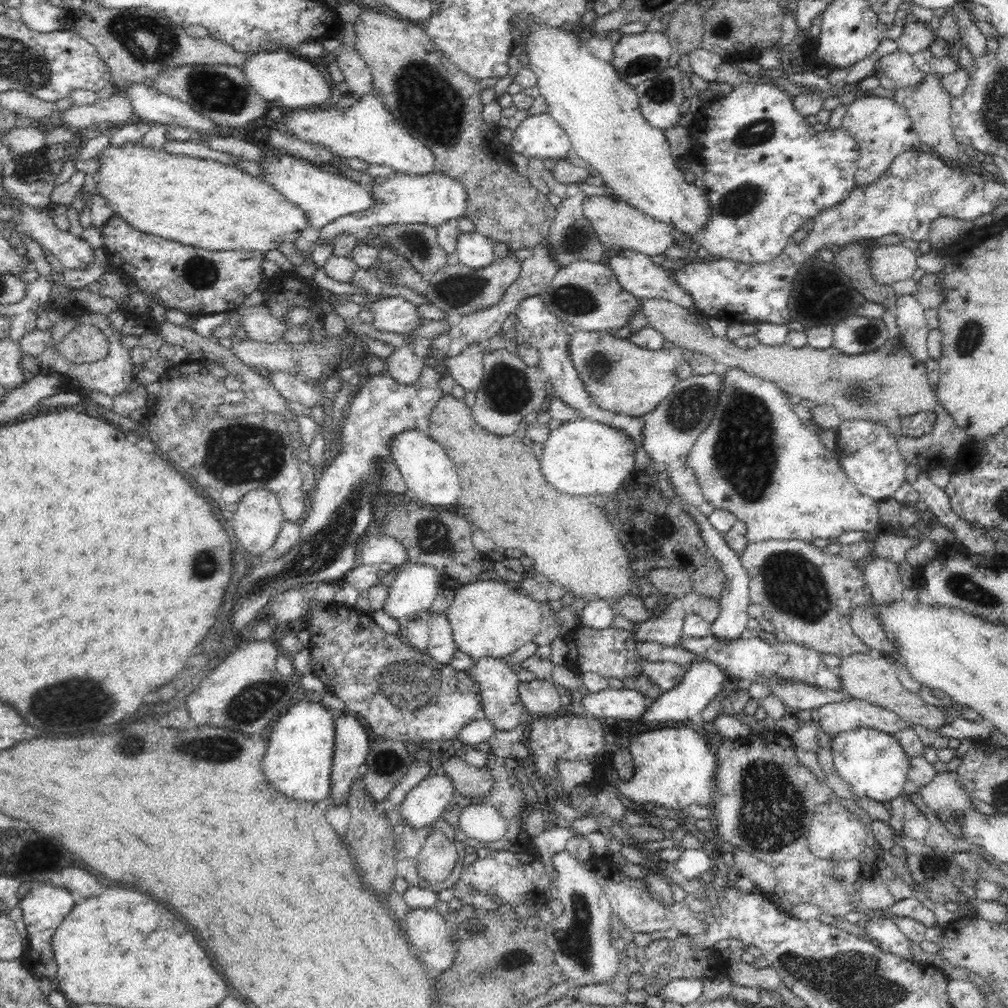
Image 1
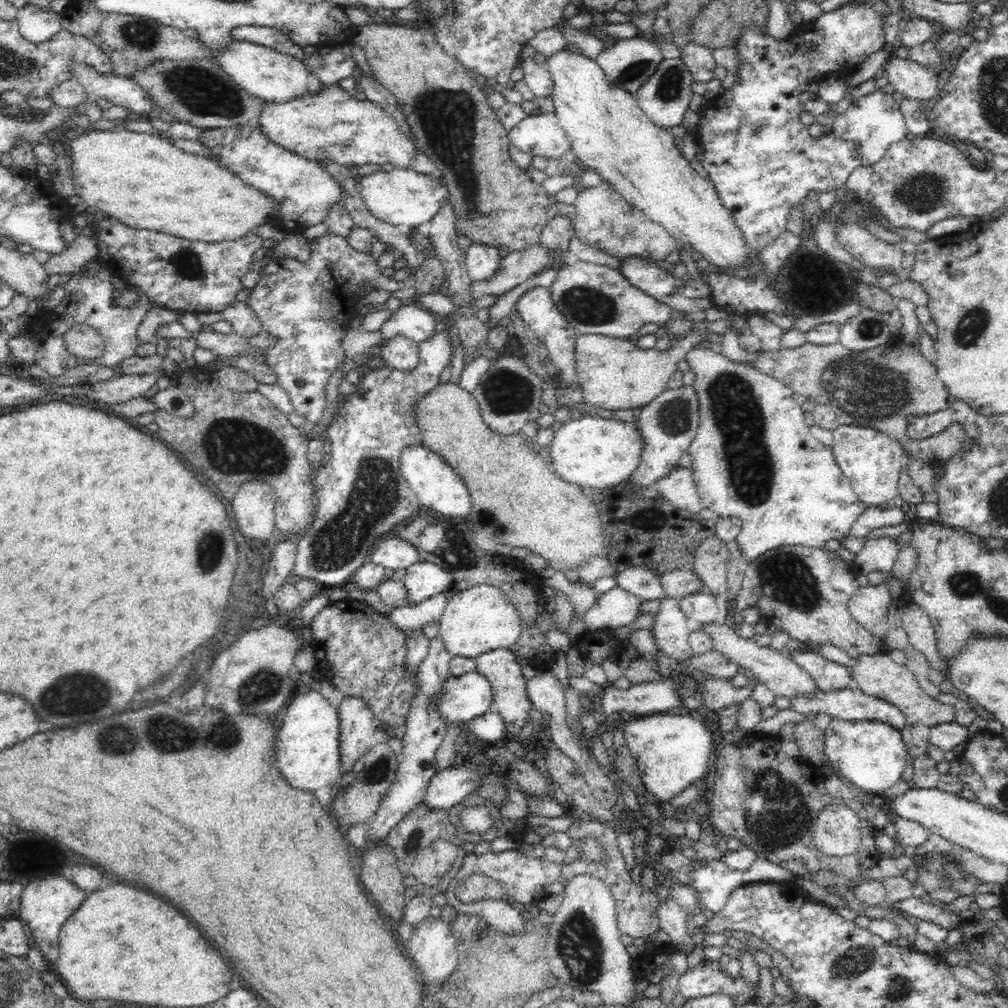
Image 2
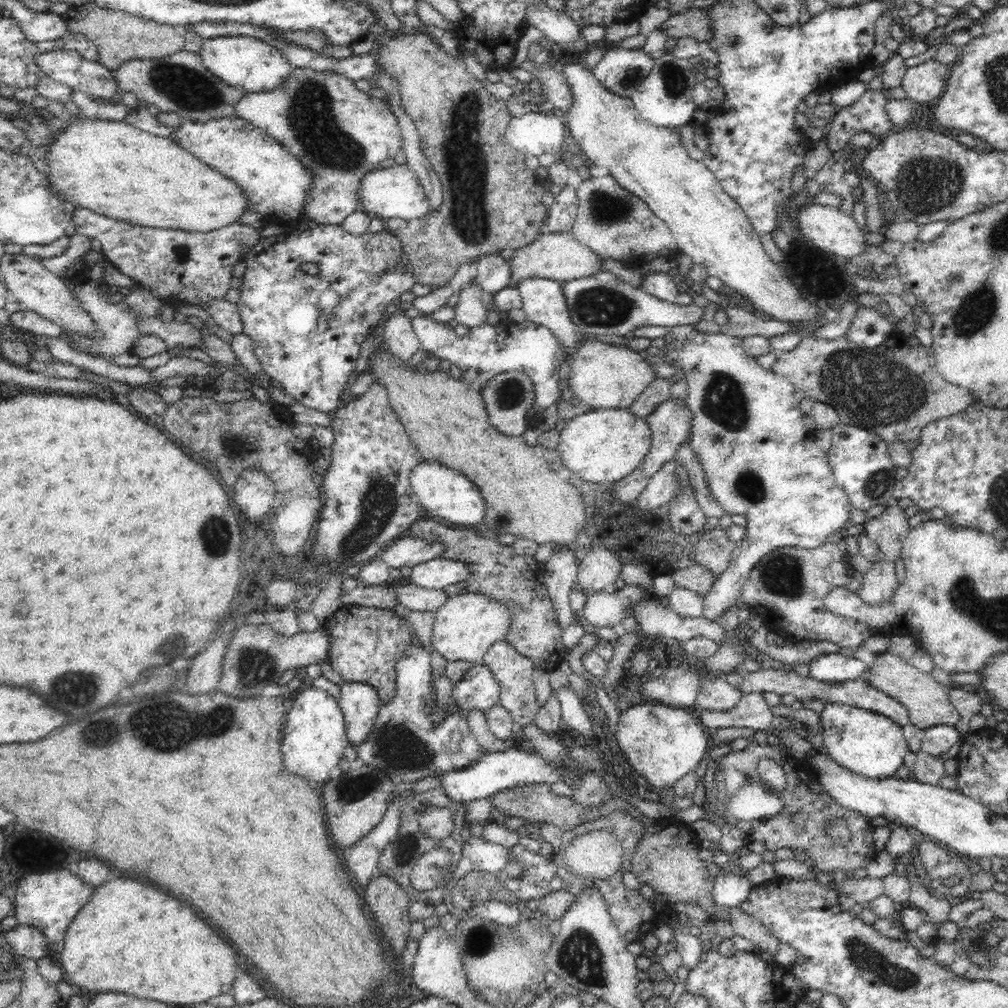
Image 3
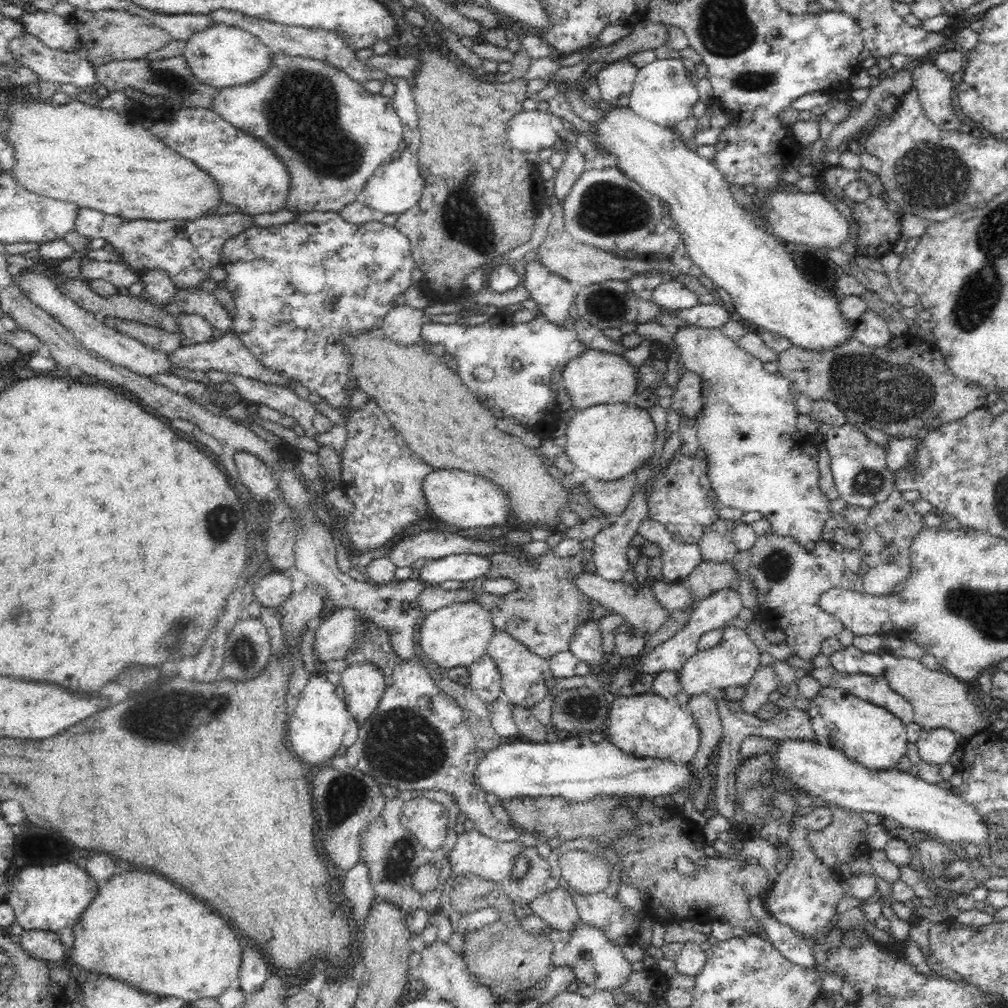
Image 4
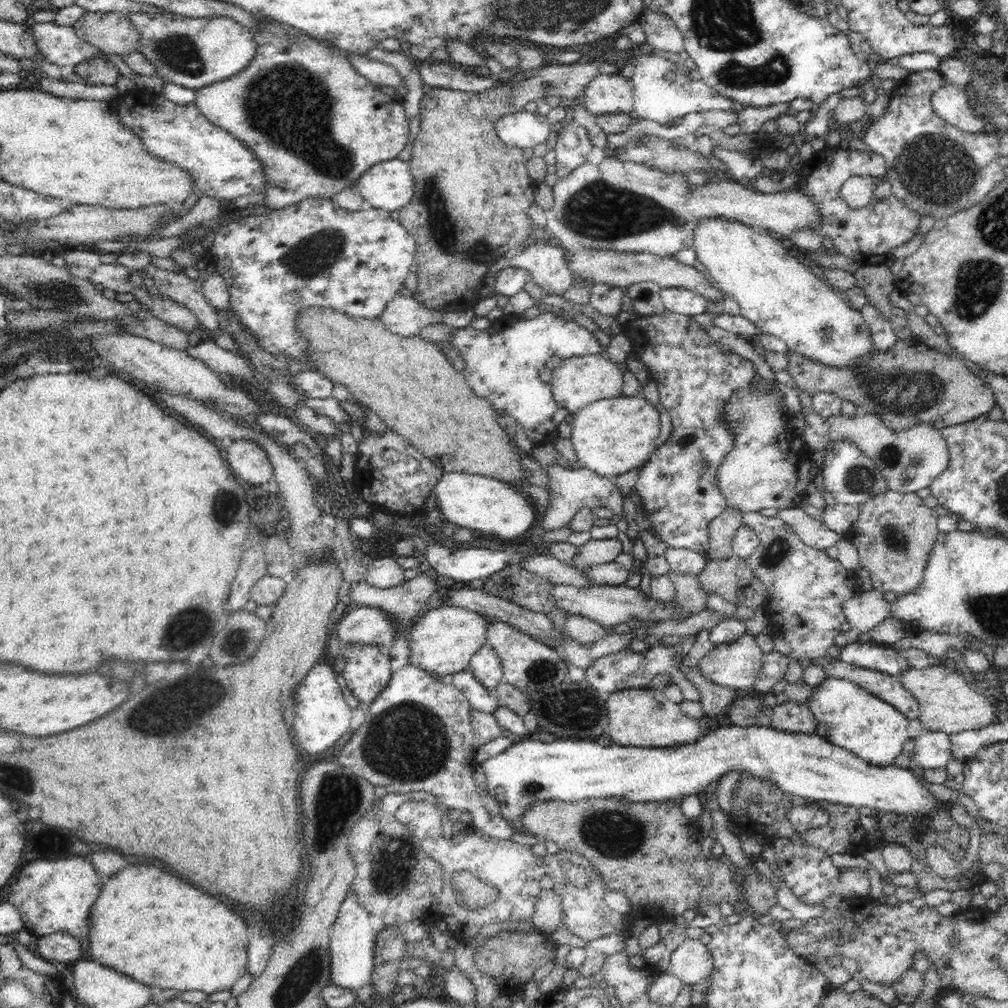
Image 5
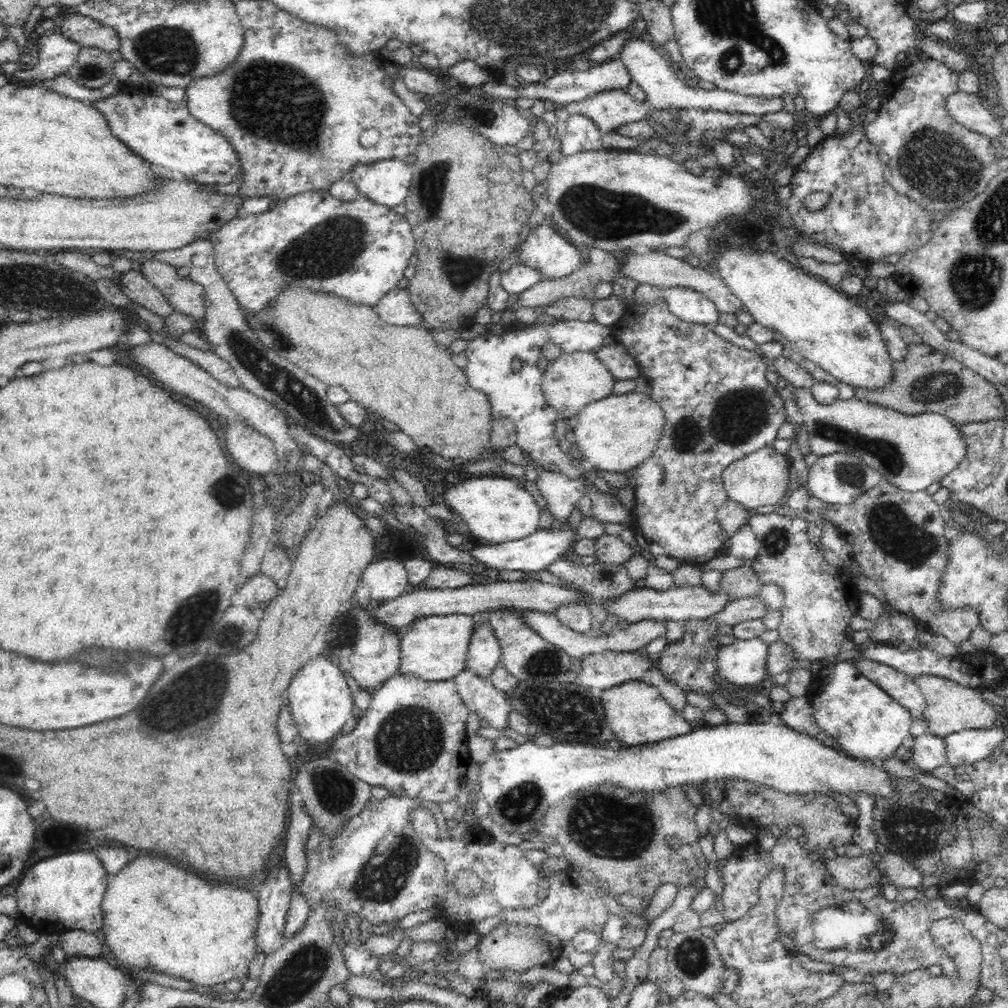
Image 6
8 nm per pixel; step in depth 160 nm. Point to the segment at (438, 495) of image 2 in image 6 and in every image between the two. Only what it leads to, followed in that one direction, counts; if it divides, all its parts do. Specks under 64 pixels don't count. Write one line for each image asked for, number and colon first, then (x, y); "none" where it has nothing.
3: (442, 491)
4: (458, 498)
5: (494, 509)
6: (496, 509)

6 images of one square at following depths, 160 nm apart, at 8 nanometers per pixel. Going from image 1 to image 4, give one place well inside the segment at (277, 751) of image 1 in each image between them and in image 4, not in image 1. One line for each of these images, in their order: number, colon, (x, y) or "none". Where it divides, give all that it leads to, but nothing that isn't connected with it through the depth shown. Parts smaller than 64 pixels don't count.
2: (307, 752)
3: (314, 737)
4: (315, 729)

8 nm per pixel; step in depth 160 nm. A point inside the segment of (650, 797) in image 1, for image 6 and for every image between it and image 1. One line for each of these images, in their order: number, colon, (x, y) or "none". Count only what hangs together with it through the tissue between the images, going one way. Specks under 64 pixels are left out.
2: (672, 752)
3: (663, 743)
4: (646, 726)
5: (642, 717)
6: (636, 712)

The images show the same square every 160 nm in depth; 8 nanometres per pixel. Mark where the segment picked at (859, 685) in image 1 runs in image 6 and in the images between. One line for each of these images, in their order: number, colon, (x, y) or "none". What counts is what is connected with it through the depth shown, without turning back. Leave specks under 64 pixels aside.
2: (879, 676)
3: (927, 701)
4: (940, 700)
5: (947, 703)
6: (950, 707)

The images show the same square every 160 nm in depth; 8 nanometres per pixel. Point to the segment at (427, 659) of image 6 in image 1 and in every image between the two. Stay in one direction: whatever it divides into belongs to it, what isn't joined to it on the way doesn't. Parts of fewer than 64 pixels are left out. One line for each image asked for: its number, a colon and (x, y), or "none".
1: (487, 618)
2: (481, 618)
3: (466, 625)
4: (457, 635)
5: (443, 638)

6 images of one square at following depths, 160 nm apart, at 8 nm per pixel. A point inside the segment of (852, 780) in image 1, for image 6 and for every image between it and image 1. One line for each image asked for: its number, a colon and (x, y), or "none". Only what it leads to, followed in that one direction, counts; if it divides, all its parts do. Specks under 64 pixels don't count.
2: (871, 756)
3: (865, 743)
4: (870, 735)
5: (846, 715)
6: (867, 723)

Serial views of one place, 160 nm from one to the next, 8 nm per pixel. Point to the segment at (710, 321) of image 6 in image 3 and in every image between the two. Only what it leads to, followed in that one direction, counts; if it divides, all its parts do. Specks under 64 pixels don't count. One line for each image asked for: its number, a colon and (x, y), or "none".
3: (664, 286)
4: (671, 294)
5: (687, 302)

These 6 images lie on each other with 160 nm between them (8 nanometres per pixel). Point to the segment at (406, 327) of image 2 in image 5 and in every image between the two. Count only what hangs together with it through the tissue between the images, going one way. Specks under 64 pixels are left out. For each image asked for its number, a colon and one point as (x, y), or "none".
3: (486, 351)
4: (509, 366)
5: (503, 363)

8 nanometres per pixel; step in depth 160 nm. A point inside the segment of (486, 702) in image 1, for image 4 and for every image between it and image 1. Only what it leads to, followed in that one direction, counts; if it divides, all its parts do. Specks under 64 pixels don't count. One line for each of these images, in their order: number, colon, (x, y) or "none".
2: (511, 701)
3: (513, 671)
4: (526, 679)

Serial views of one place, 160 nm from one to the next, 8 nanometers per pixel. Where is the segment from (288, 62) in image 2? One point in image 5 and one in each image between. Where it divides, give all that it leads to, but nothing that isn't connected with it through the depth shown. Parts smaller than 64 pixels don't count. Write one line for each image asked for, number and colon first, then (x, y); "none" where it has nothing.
3: (246, 63)
4: (220, 56)
5: (192, 52)

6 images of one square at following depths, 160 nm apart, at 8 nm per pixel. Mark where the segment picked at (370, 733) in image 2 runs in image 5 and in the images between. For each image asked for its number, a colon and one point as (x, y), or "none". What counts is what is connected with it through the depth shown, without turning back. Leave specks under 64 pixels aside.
3: (359, 702)
4: (364, 685)
5: (366, 669)

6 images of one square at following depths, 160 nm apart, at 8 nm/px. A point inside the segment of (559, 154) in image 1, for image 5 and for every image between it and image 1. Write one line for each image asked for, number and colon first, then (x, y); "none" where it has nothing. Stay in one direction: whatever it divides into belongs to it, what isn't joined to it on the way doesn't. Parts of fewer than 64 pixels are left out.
2: (539, 134)
3: (533, 133)
4: (530, 131)
5: (523, 129)

